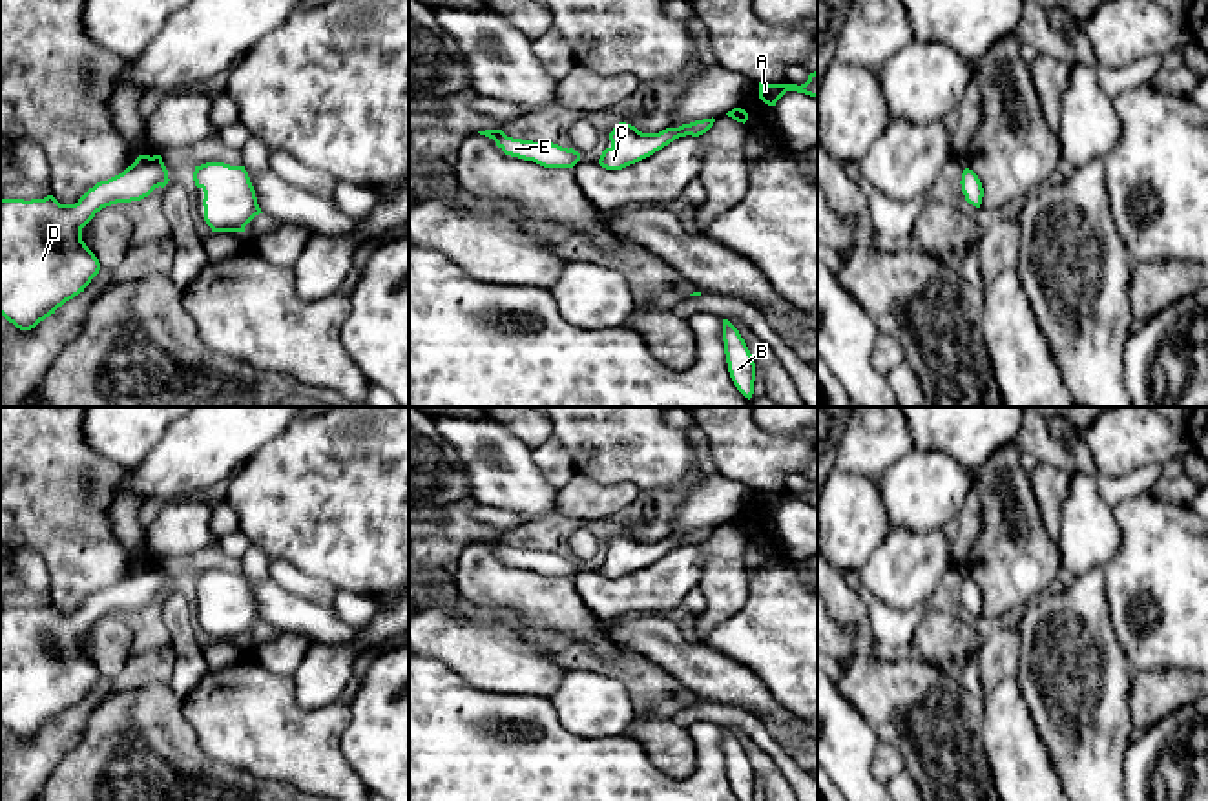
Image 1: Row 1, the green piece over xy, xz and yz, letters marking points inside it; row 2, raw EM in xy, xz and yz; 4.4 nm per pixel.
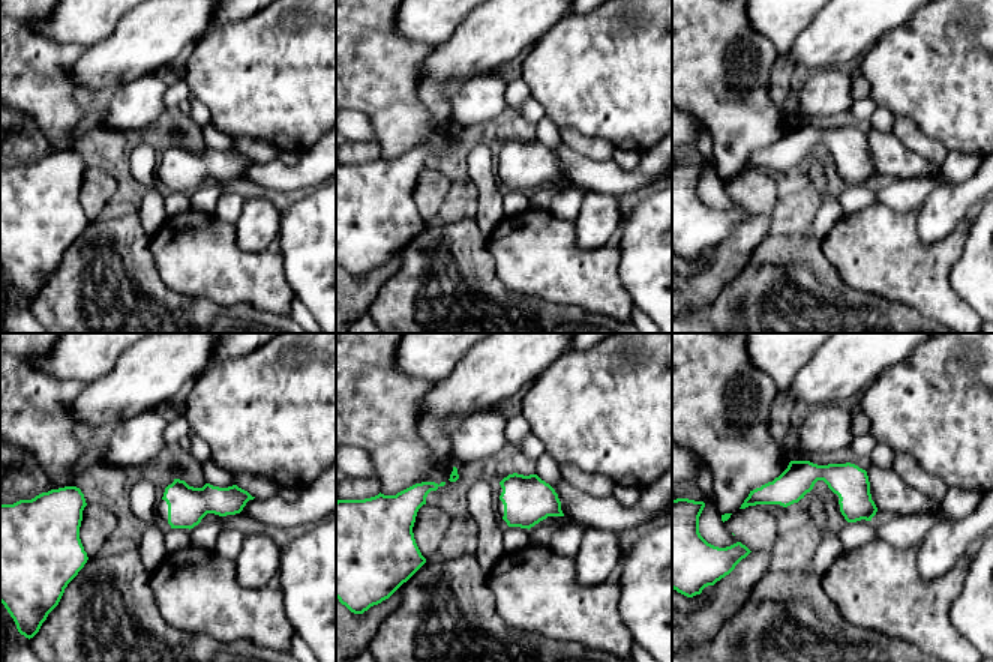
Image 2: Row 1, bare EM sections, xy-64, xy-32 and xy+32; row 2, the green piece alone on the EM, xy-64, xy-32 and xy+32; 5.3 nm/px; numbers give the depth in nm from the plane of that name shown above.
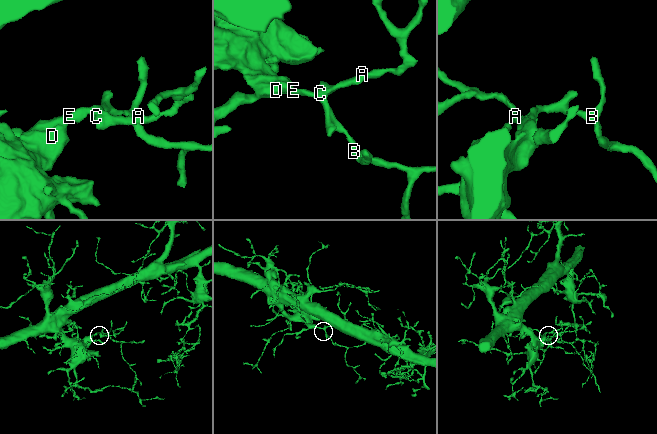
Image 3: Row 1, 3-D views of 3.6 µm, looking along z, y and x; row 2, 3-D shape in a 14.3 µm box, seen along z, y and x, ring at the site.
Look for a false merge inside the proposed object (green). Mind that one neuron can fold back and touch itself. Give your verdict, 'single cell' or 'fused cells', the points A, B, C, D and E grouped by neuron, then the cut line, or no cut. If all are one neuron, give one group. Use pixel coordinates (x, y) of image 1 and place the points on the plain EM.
single cell; groups A B C D E; cut none

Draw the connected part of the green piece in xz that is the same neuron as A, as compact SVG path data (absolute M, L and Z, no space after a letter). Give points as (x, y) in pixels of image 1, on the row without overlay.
M817 480L808 484L808 489L801 494L797 493L766 493L759 491L759 507L768 513L776 515L776 511L786 502L786 500L797 500L810 505L817 505Z

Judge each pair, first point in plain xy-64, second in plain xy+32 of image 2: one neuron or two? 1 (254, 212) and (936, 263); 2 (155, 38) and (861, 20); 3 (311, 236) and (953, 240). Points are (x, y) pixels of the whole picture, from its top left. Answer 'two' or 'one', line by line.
1: two
2: one
3: two

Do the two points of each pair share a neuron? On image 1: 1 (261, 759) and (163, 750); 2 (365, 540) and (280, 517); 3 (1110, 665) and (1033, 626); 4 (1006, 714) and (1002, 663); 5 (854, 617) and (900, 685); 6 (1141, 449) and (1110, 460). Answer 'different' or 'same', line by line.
1: different
2: same
3: same
4: different
5: same
6: same

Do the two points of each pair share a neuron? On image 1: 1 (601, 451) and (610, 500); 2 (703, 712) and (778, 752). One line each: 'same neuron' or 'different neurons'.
1: different neurons
2: same neuron

